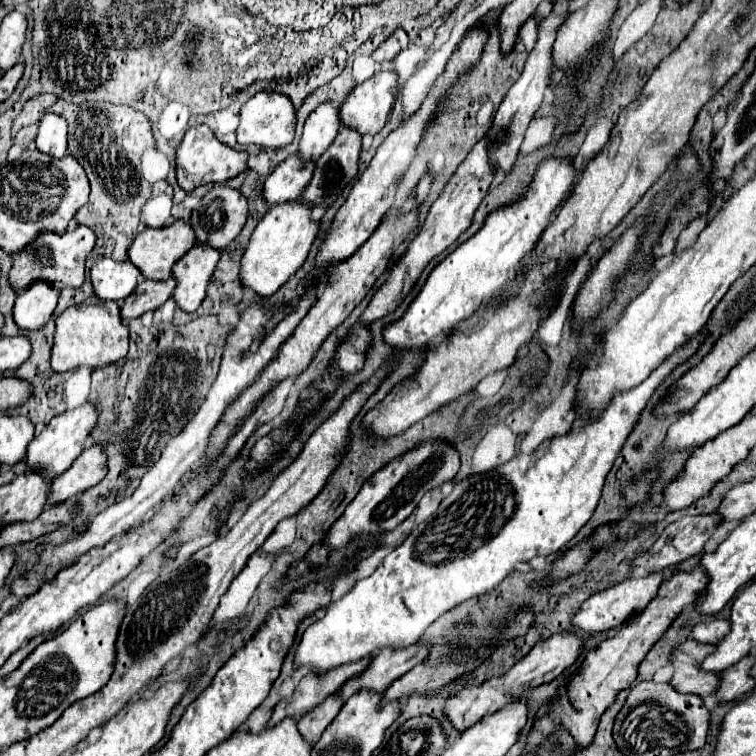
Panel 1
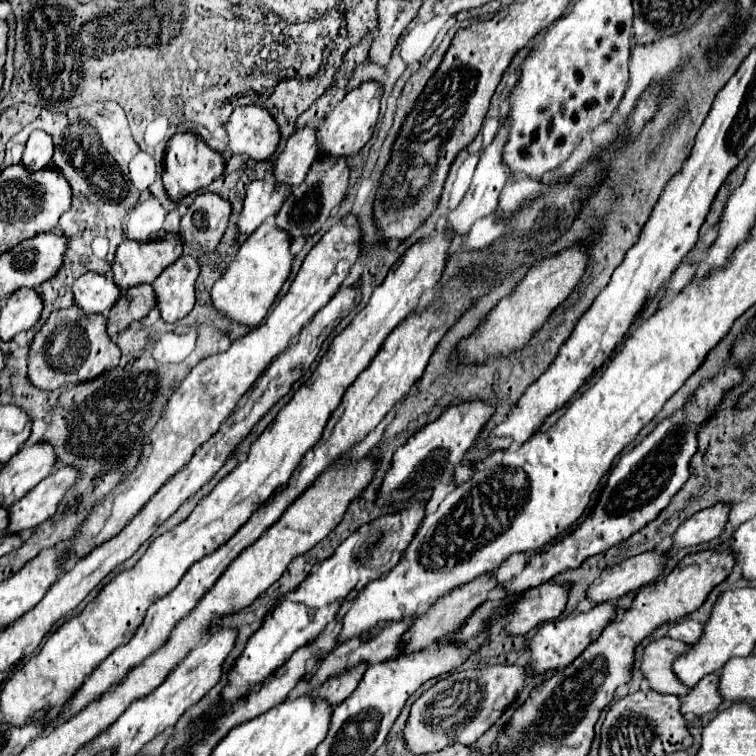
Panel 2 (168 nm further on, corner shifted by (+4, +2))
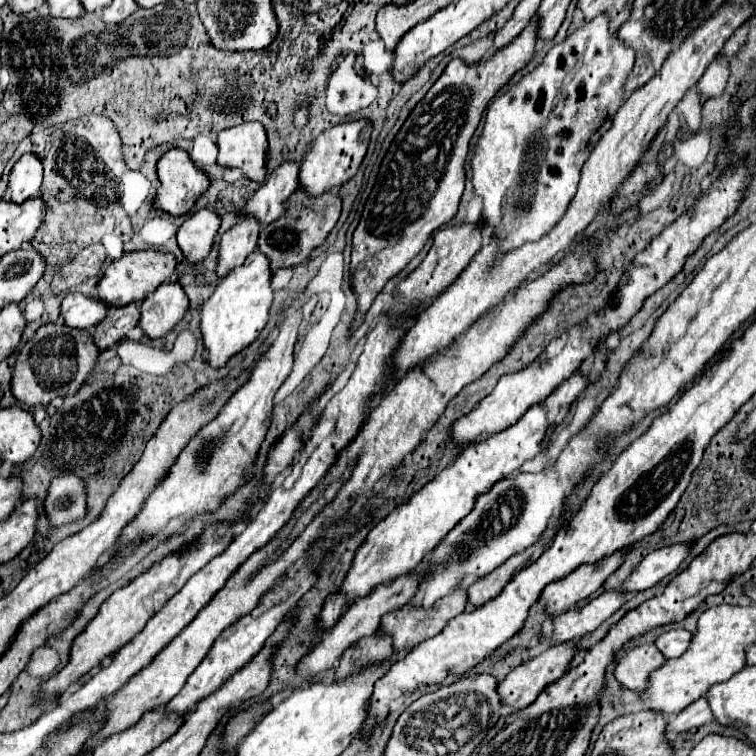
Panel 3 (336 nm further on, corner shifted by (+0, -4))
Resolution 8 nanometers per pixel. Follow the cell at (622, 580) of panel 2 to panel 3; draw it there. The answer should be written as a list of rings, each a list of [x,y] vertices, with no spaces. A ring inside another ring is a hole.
[[[609,590],[589,600],[581,608],[571,608],[561,616],[555,616],[555,632],[551,636],[541,636],[541,640],[553,638],[555,642],[577,640],[591,630],[595,630],[601,622],[605,622],[611,614],[615,614],[625,604],[625,592]]]

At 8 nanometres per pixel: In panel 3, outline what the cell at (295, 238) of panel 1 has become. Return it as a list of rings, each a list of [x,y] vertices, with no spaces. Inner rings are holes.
[[[255,250],[245,264],[233,268],[215,288],[211,298],[201,308],[201,336],[209,350],[211,366],[223,366],[233,354],[249,346],[265,328],[273,302],[273,270],[269,258]]]

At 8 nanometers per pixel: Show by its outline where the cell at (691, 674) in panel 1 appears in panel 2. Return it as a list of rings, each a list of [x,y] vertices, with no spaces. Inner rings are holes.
[[[659,638],[645,646],[641,672],[643,672],[643,678],[649,682],[651,690],[657,690],[661,694],[675,694],[679,698],[691,692],[691,688],[681,684],[671,670],[673,660],[687,650],[689,650],[687,644],[671,638]]]

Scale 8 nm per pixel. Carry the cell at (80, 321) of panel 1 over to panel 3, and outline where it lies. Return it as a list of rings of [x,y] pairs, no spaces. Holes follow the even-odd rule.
[[[49,322],[21,348],[13,370],[11,392],[27,406],[49,404],[57,396],[75,394],[101,362],[101,350],[95,346],[87,330],[69,328],[65,322]]]

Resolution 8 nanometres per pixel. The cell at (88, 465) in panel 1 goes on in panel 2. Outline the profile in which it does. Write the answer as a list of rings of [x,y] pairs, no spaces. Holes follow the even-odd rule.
[[[55,468],[45,480],[41,480],[33,490],[29,490],[23,500],[9,506],[9,526],[5,534],[21,534],[49,520],[75,480],[75,468]]]

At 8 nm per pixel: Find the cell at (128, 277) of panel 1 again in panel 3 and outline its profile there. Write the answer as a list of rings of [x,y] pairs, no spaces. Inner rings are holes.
[[[69,292],[61,304],[61,320],[71,328],[93,328],[107,316],[107,304],[79,294]]]

